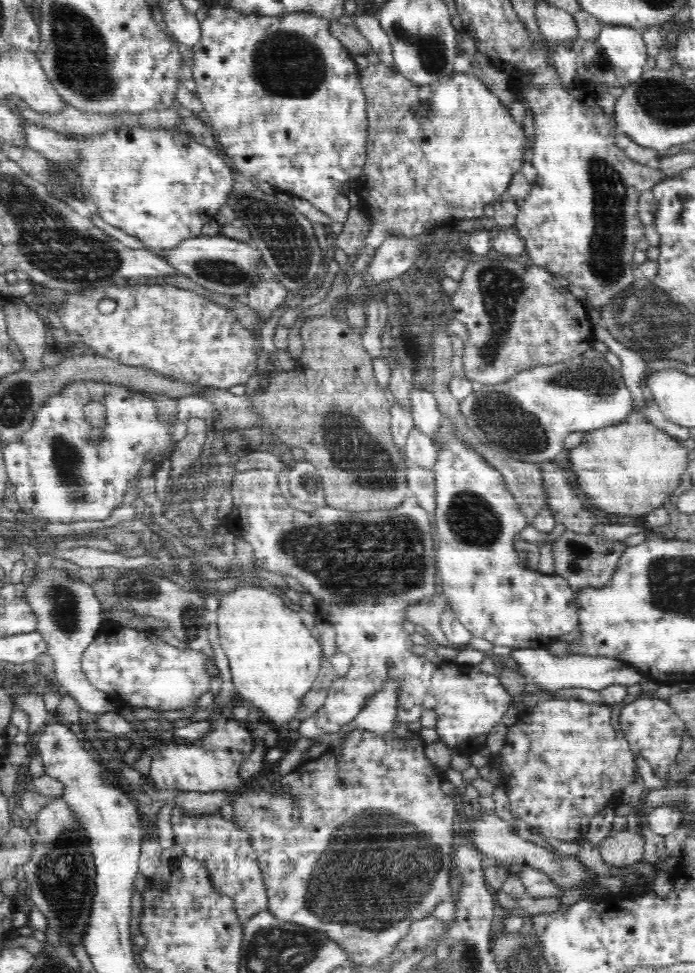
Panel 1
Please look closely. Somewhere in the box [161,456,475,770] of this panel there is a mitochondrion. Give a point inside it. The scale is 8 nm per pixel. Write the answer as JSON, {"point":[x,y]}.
{"point":[359,564]}

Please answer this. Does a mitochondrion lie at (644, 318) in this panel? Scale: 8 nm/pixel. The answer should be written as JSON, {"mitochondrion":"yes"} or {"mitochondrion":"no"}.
{"mitochondrion":"yes"}

